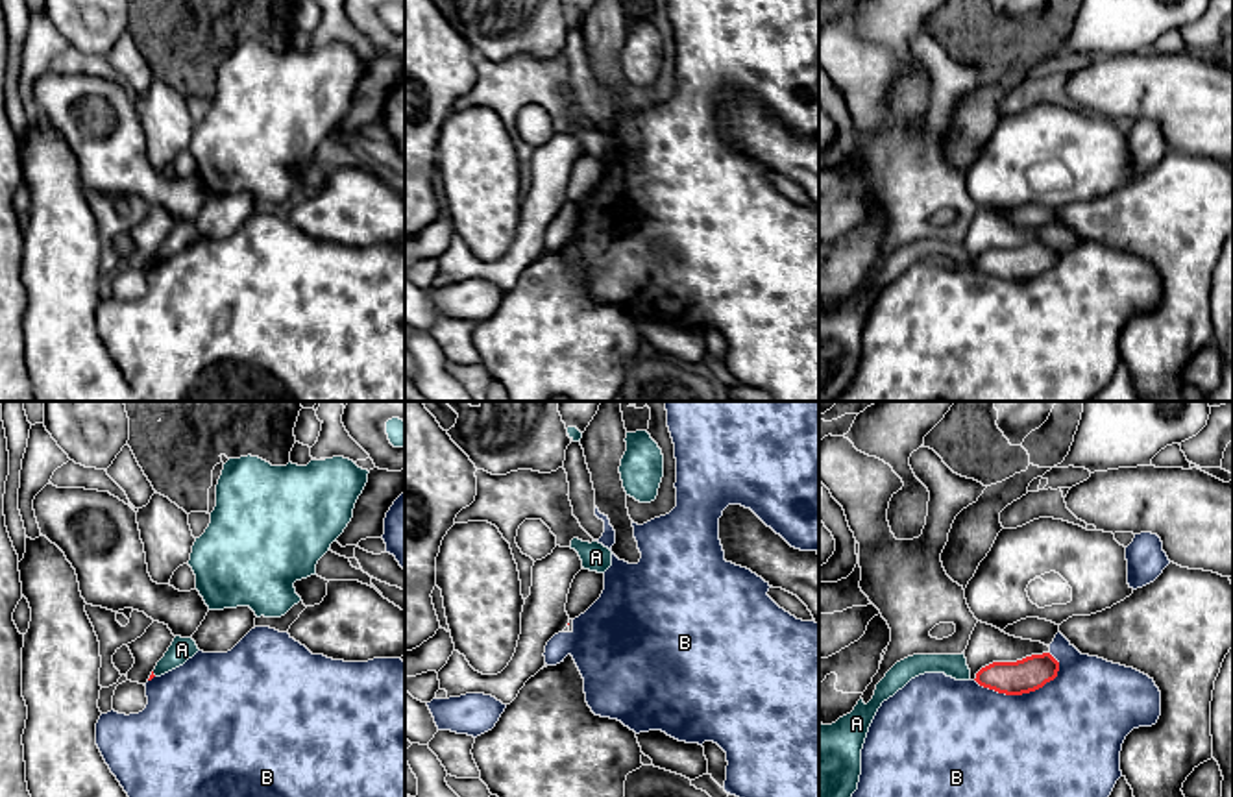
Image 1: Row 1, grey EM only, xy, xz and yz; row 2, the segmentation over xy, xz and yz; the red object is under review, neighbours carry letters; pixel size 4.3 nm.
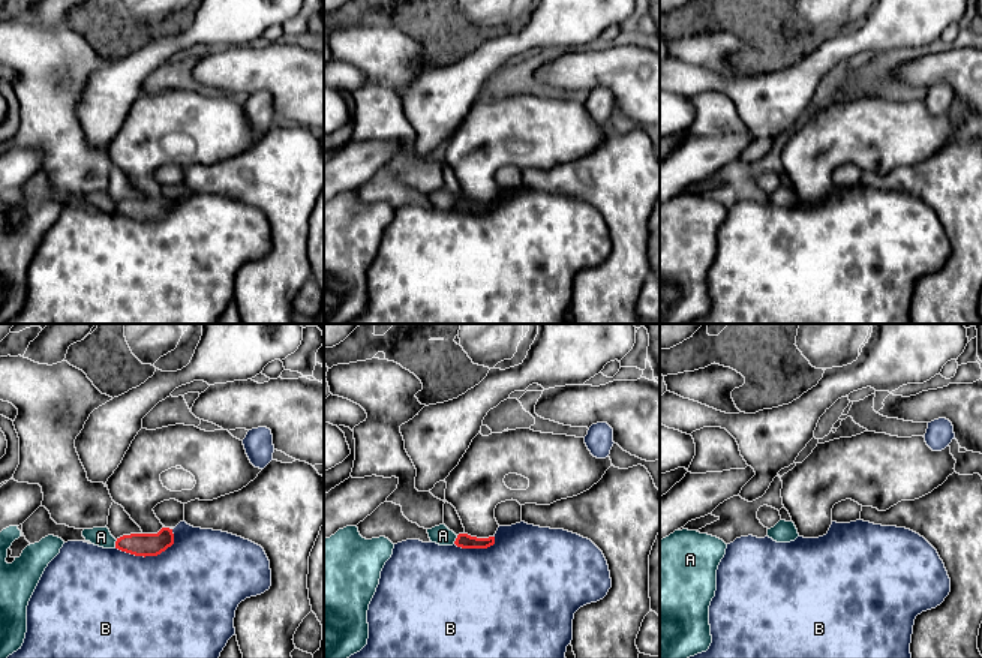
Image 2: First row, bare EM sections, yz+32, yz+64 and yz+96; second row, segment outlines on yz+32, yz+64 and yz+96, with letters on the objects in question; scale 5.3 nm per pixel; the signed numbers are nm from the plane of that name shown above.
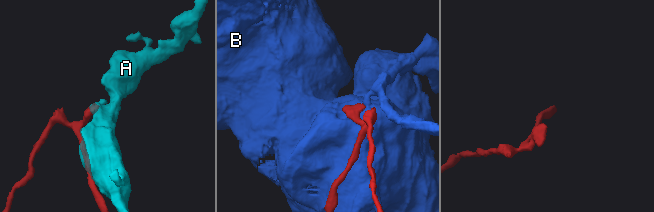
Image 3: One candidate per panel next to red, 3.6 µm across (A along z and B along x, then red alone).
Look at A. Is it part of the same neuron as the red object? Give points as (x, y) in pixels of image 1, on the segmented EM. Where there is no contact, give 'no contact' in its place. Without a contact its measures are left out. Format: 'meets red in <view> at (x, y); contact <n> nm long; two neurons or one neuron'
meets red in xy at (152, 674); contact 30 nm long; two neurons

